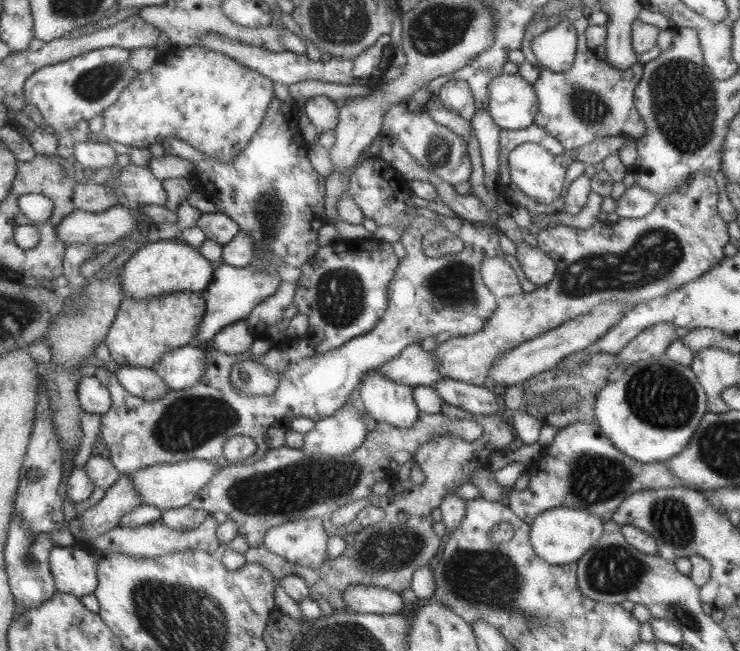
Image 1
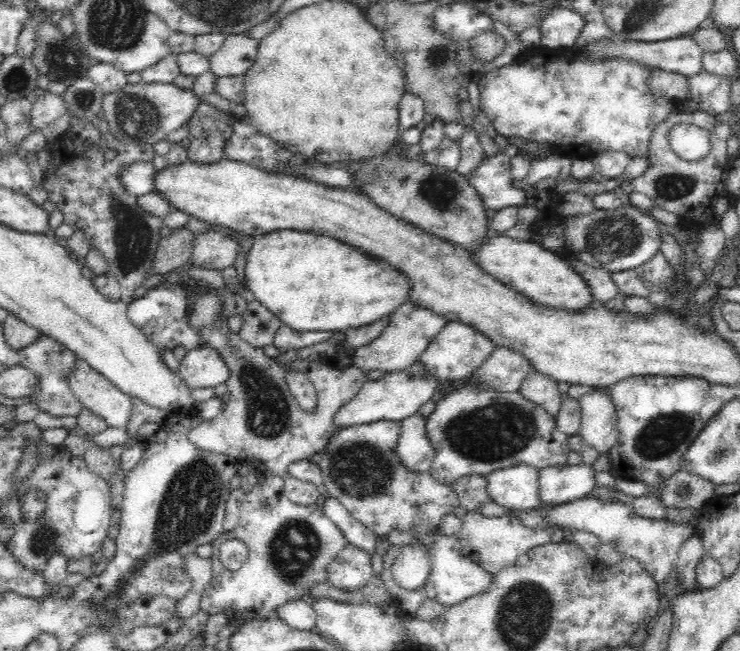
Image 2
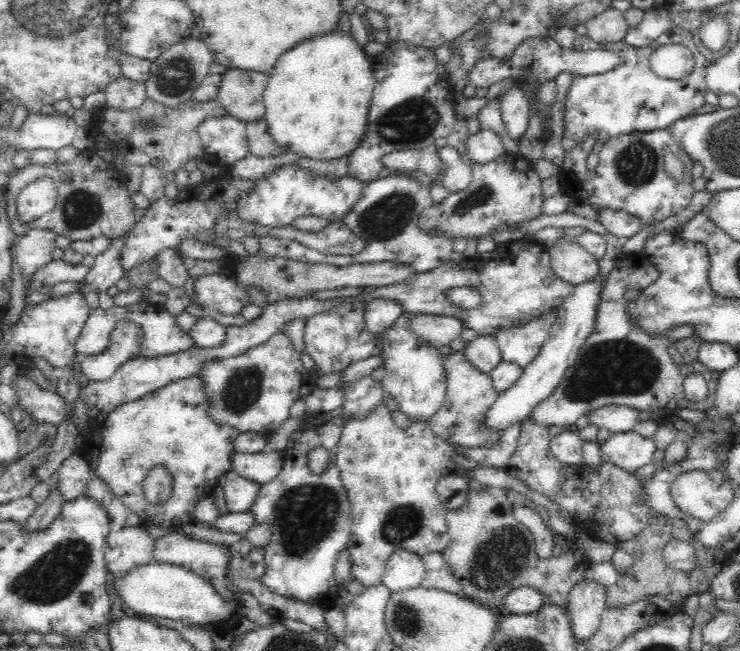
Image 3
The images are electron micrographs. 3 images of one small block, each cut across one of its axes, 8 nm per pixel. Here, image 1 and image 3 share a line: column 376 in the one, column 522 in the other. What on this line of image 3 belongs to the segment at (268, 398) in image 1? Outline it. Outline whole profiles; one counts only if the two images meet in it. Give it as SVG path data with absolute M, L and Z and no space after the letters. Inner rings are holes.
M560 308L551 309L541 316L530 318L526 324L510 324L508 328L494 330L491 336L496 339L503 360L527 367L548 338L558 310Z

